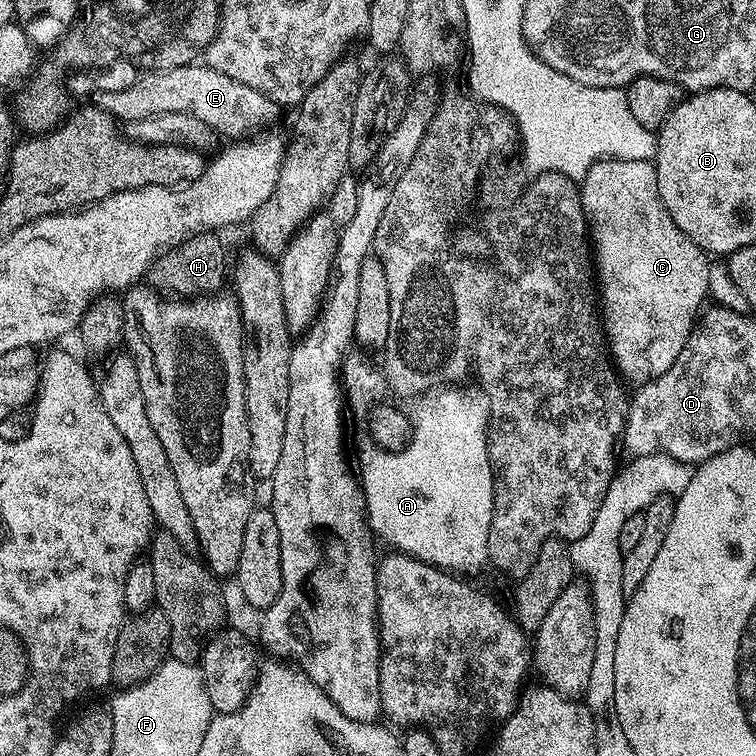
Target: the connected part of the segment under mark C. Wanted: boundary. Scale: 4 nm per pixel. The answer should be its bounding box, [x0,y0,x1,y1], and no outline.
[579,160,709,385]

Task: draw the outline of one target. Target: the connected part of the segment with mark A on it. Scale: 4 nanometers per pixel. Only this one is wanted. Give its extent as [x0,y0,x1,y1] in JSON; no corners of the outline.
[358,386,492,566]

